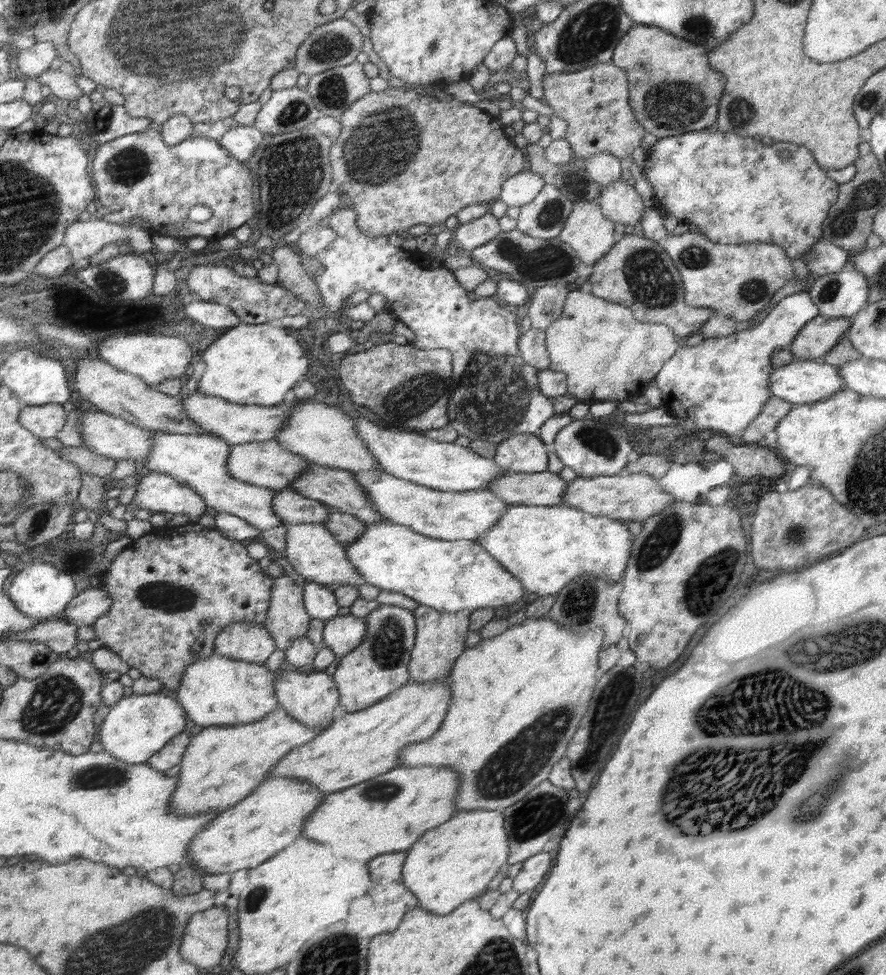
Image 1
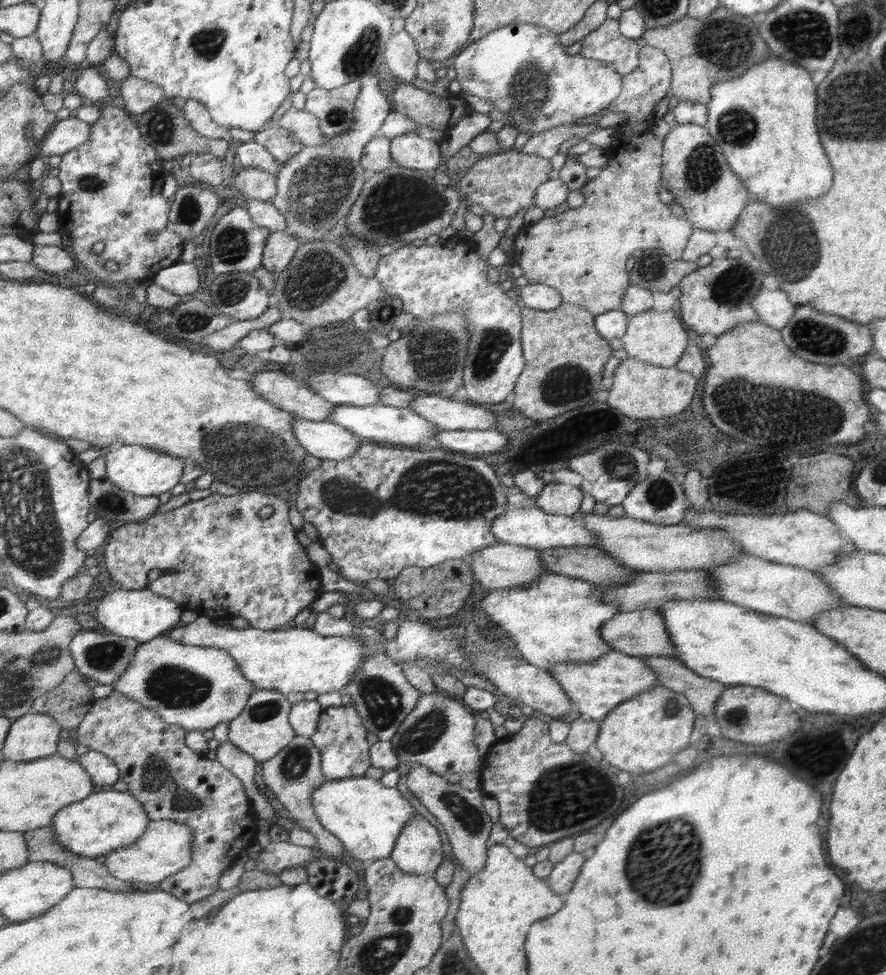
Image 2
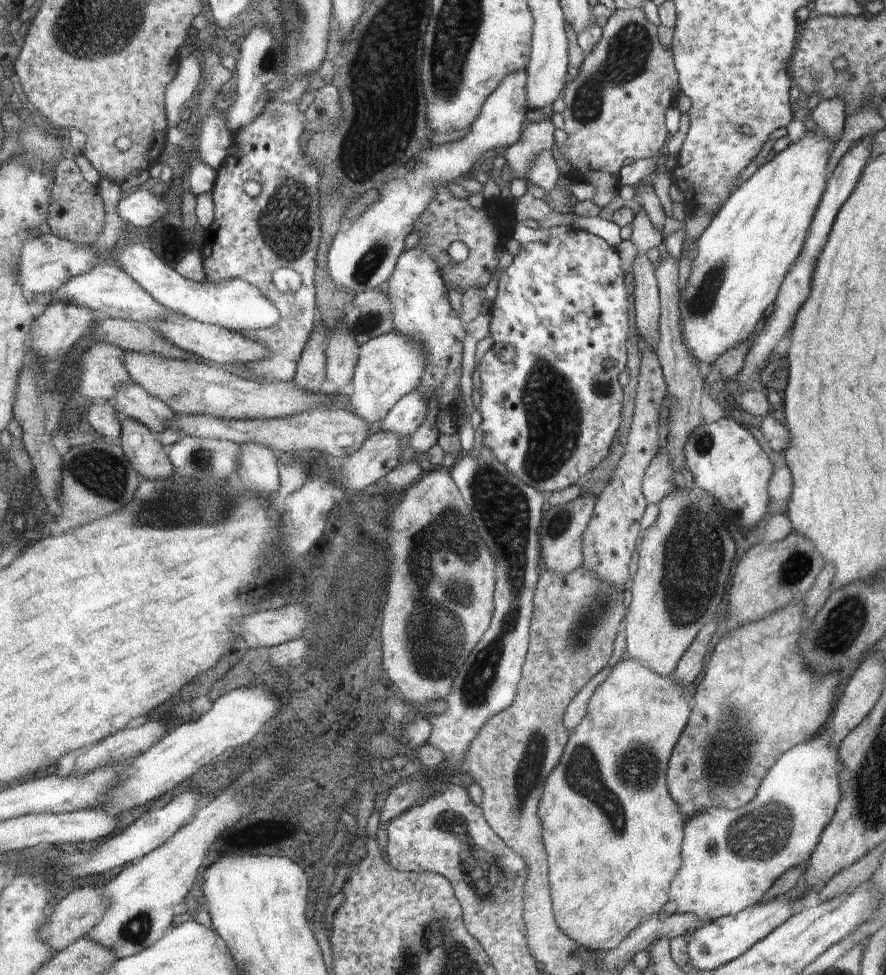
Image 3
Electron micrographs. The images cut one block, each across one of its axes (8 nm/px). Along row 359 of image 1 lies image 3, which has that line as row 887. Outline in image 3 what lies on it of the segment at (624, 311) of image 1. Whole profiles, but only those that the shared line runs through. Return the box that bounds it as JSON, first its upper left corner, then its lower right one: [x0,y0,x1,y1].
[544,660,690,951]

